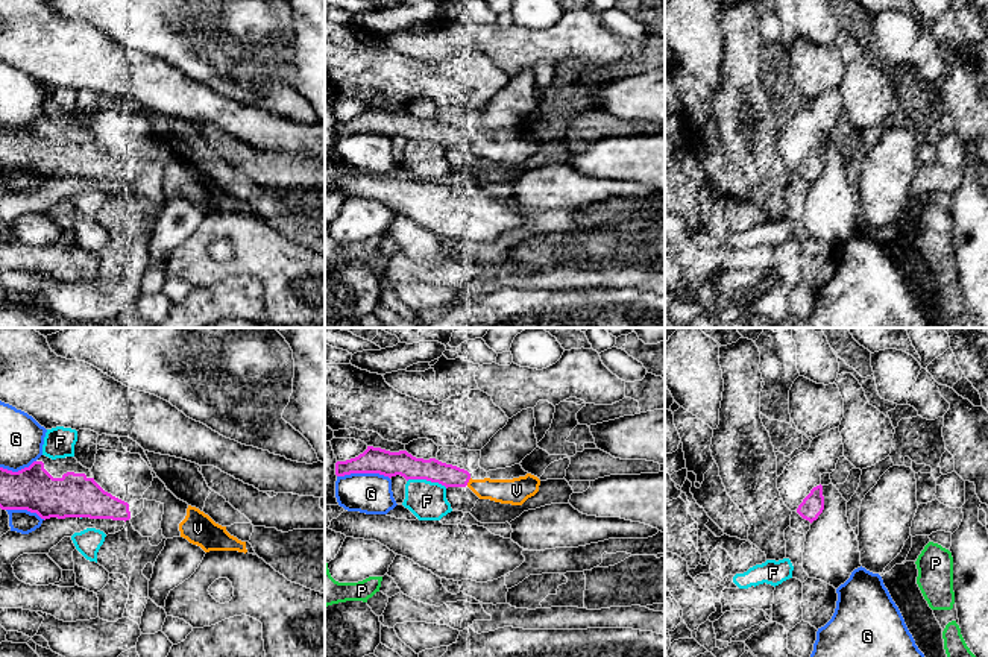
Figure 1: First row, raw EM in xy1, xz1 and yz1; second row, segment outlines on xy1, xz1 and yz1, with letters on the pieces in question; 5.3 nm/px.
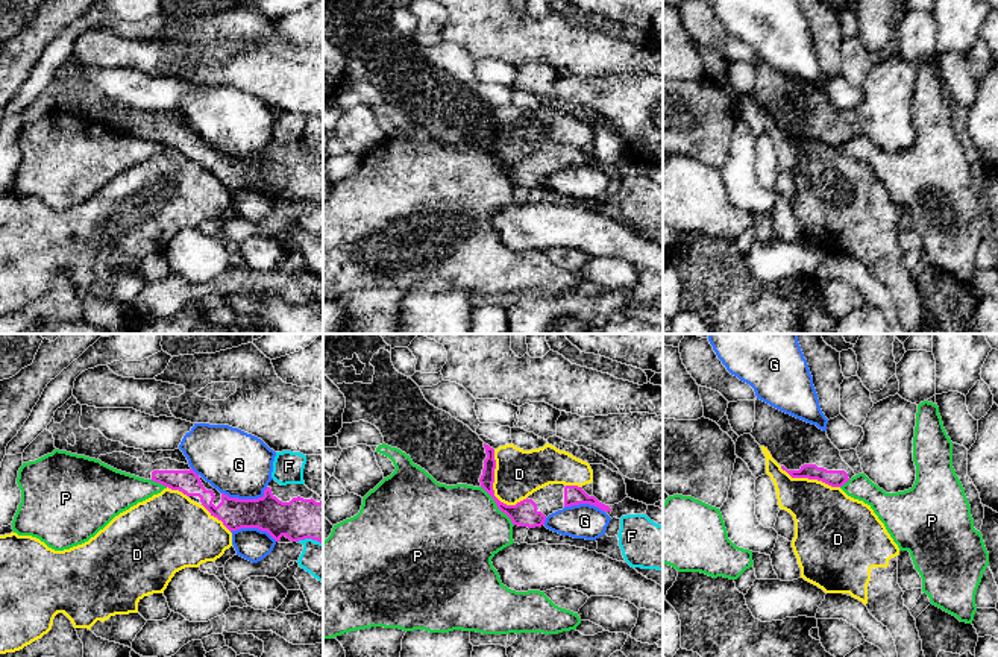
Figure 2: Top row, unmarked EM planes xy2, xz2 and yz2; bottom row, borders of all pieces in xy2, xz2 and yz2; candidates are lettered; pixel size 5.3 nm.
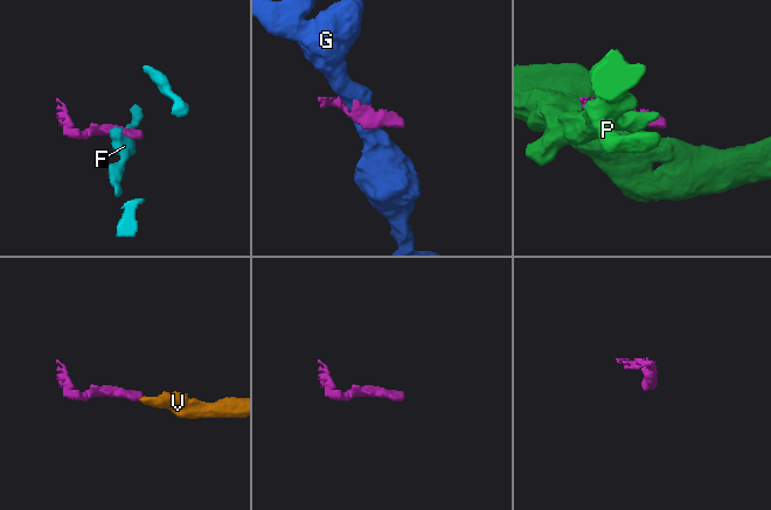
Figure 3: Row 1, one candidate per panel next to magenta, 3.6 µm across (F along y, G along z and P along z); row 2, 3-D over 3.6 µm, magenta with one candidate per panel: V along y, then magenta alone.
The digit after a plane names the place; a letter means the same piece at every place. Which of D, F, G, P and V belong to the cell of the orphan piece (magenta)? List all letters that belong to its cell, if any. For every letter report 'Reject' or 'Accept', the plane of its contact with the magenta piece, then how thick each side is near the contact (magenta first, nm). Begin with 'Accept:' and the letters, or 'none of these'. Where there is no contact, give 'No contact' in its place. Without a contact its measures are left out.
Accept: V
D: Reject. Touches magenta in xz2. Thickness 140 nm (magenta) against 240 nm
F: Reject. Touches magenta in xz1. Thickness 130 nm (magenta) against 200 nm
G: Reject. Touches magenta in xz1. Thickness 140 nm (magenta) against 220 nm
P: Reject. Touches magenta in xz2. Thickness 140 nm (magenta) against 480 nm
V: Accept. Touches magenta in xz1. Thickness 120 nm (magenta) against 130 nm

